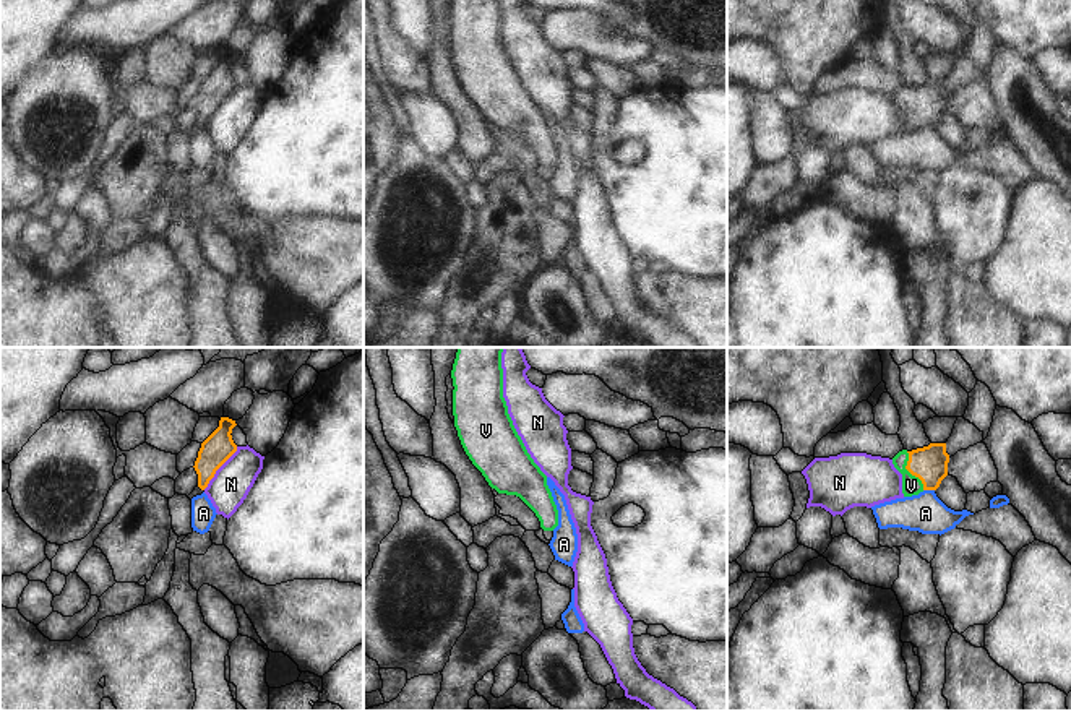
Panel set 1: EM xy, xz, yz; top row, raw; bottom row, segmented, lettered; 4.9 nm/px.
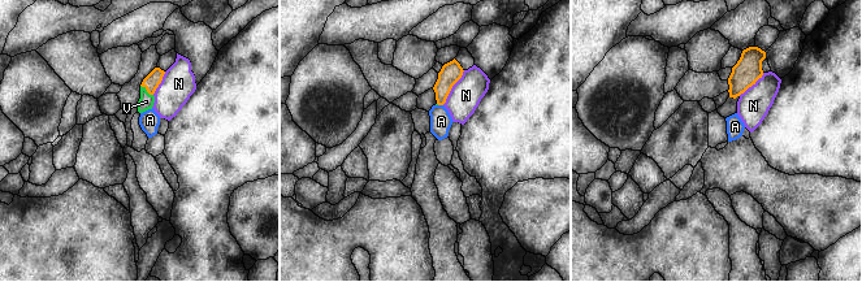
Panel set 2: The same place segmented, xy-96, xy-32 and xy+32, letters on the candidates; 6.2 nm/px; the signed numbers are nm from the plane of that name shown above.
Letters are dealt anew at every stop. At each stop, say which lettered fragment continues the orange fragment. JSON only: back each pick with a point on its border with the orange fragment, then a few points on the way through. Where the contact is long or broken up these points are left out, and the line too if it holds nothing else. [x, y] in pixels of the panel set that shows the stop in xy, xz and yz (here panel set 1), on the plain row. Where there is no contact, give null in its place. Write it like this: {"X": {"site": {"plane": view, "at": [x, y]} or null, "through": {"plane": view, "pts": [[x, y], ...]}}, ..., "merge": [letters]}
{"V": {"site": {"plane": "yz", "at": [909, 107]}, "through": {"plane": "yz", "pts": [[930, 99], [920, 107], [909, 107], [911, 122]]}}, "merge": ["V"]}

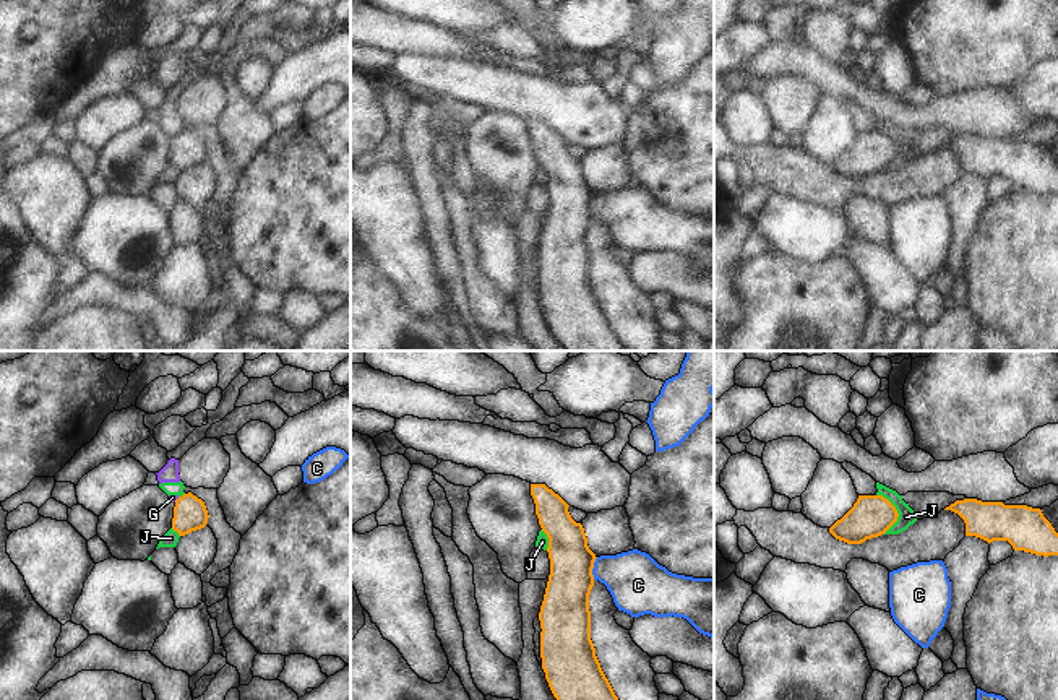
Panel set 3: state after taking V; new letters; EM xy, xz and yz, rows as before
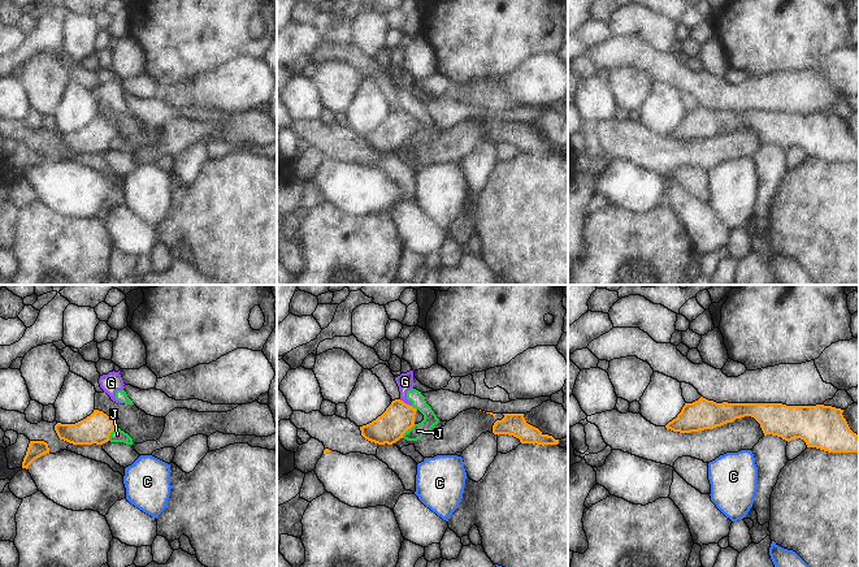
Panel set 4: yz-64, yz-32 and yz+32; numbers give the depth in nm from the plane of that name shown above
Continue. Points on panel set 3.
{"merge": []}

